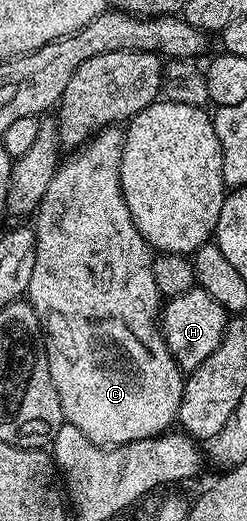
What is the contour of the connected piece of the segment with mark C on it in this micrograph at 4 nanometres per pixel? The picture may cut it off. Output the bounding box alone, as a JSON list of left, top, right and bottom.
[26,125,184,447]

